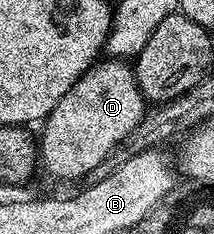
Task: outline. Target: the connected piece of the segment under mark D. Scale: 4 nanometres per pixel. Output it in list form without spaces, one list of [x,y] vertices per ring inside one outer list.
[[[123,59],[100,60],[65,91],[61,103],[42,122],[43,141],[41,137],[37,145],[42,172],[44,169],[59,181],[83,179],[141,123],[144,112],[145,102],[137,87],[134,68]]]

